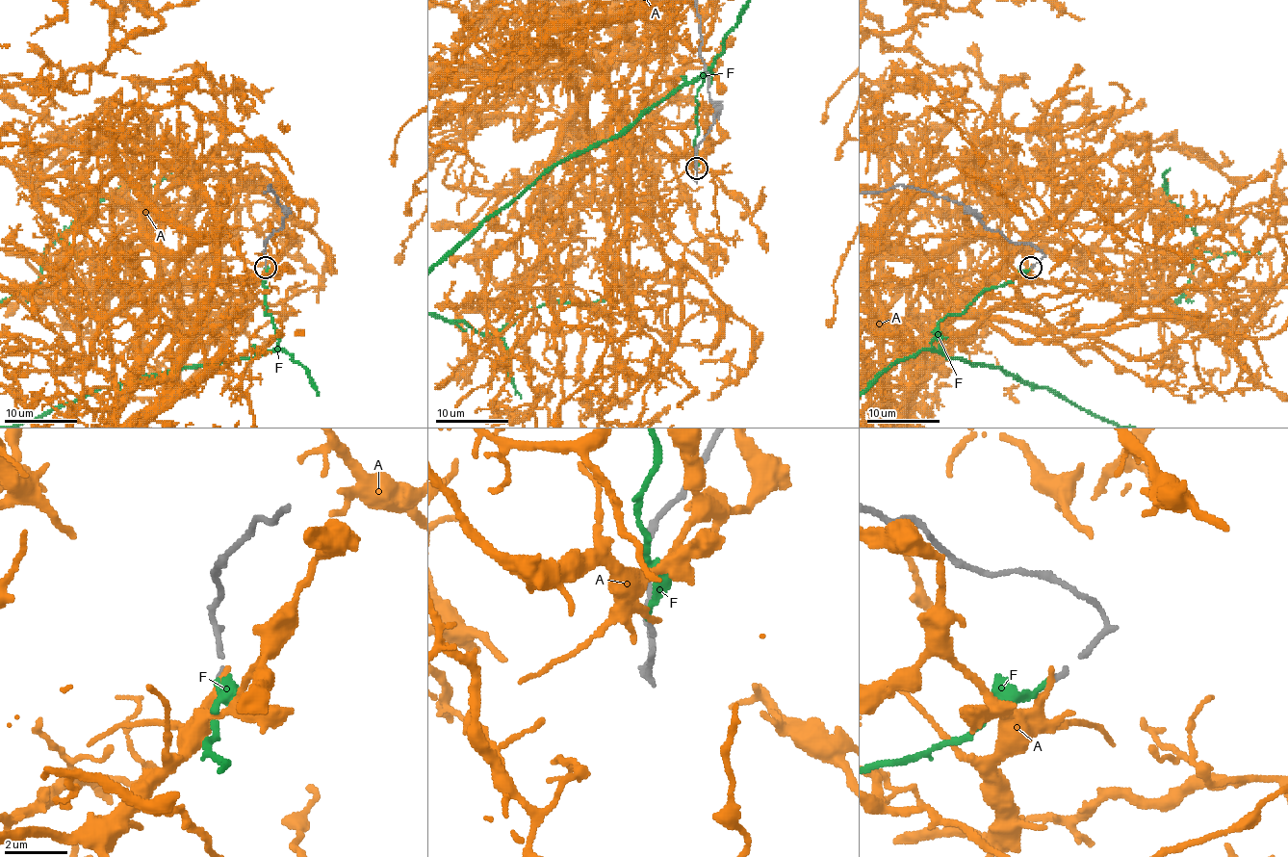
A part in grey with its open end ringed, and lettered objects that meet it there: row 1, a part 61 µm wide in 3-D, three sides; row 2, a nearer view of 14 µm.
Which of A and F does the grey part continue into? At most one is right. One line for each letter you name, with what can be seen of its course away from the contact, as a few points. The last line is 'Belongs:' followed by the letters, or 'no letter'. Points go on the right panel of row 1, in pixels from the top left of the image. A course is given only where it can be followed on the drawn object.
Belongs: F

